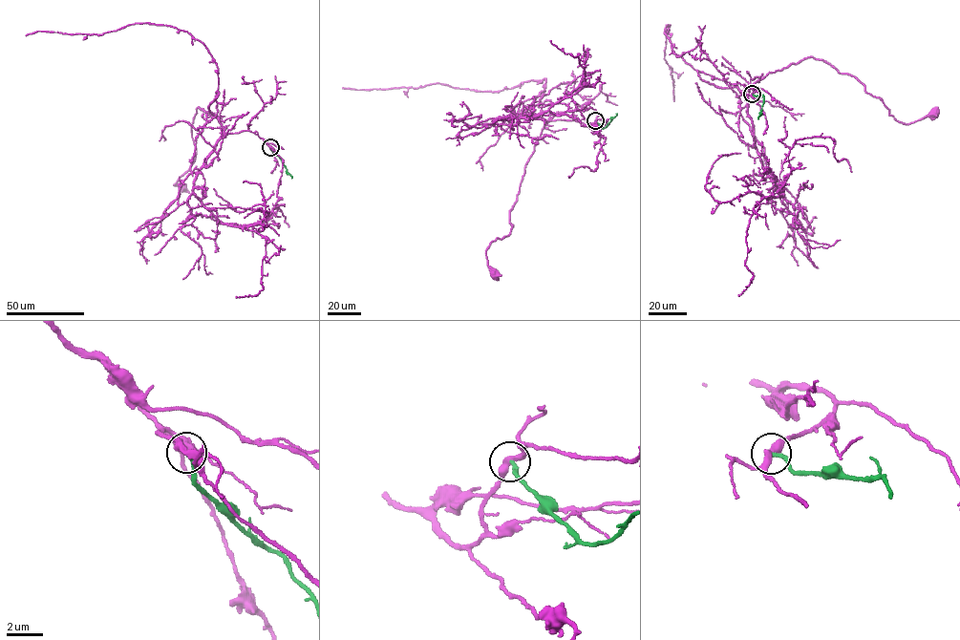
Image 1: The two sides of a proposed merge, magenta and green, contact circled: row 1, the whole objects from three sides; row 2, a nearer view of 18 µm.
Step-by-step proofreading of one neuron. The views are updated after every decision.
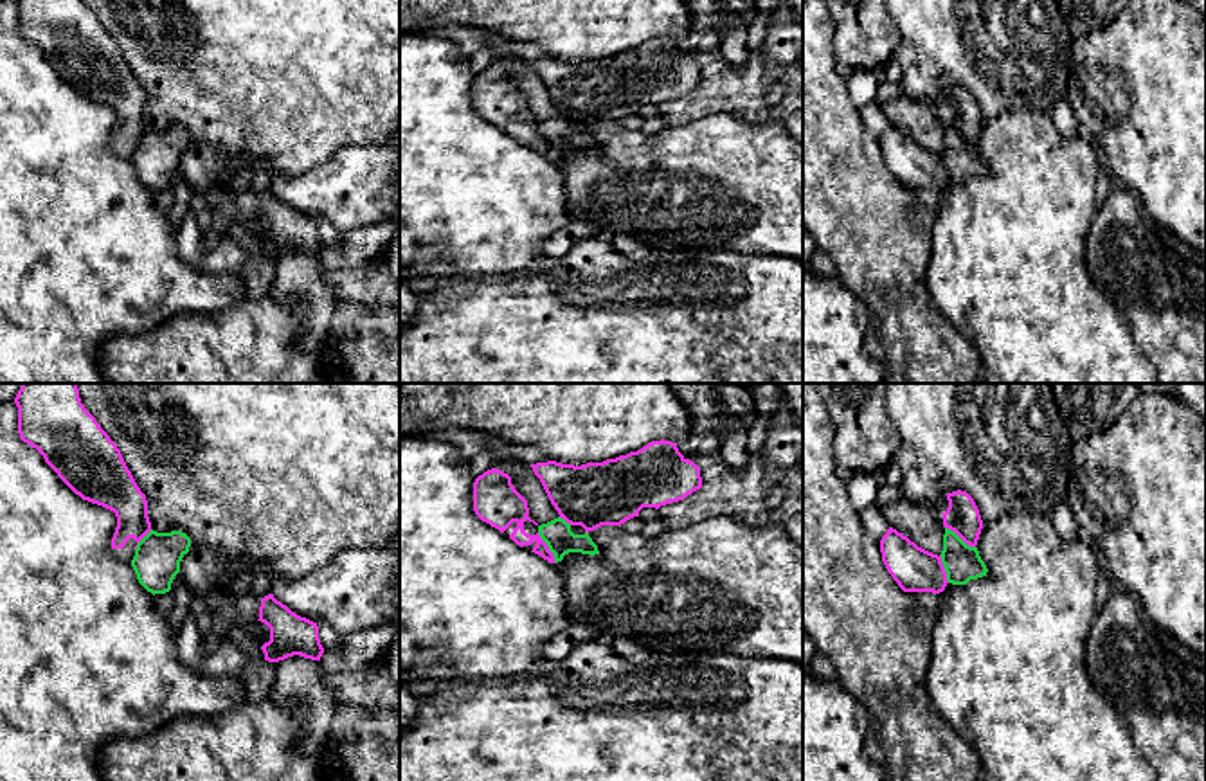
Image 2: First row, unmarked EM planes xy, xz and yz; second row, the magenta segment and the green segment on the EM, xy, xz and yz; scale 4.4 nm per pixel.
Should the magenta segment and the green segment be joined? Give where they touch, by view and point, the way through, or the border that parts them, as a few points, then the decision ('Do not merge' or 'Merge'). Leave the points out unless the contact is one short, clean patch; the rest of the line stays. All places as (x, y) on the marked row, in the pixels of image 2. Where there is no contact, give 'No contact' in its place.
Touches magenta at xz (548, 547). Boundary: xz (537, 533), (557, 562). Do not merge

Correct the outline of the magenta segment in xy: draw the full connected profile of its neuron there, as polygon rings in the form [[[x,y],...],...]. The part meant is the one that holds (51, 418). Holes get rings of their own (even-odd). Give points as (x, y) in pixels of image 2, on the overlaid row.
[[[22,383],[14,403],[20,439],[36,448],[76,495],[115,513],[112,554],[122,563],[131,563],[133,547],[151,531],[148,500],[117,444],[81,403],[77,383]]]

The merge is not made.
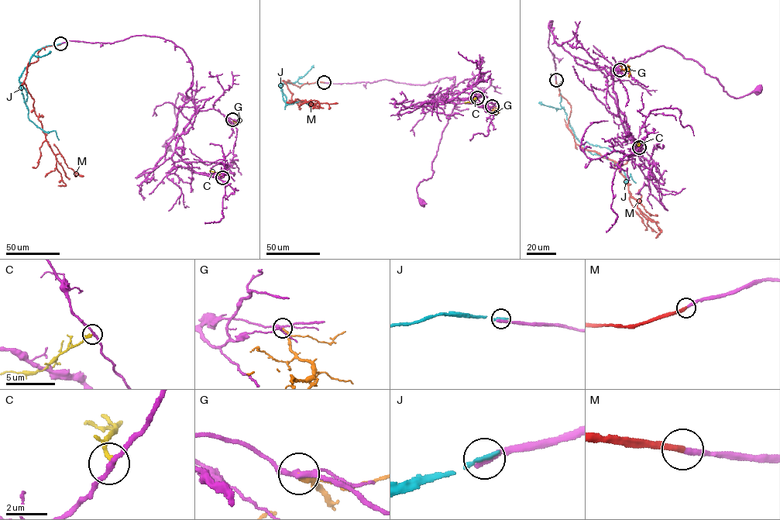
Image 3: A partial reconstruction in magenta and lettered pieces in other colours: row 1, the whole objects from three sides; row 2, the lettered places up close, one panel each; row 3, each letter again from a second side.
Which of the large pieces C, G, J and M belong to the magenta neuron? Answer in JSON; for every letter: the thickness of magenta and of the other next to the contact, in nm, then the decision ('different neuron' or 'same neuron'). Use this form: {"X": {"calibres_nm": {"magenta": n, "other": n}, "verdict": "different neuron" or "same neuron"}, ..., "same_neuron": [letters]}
{"C": {"calibres_nm": {"magenta": 200, "other": 200}, "verdict": "different neuron"}, "G": {"calibres_nm": {"magenta": 180, "other": 260}, "verdict": "different neuron"}, "J": {"calibres_nm": {"magenta": 340, "other": 240}, "verdict": "different neuron"}, "M": {"calibres_nm": {"magenta": 280, "other": 320}, "verdict": "same neuron"}, "same_neuron": ["M"]}

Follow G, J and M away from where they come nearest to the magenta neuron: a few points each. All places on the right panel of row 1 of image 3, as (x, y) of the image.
G: (620, 70), (627, 70), (629, 76)
J: (555, 79), (561, 106), (575, 136), (592, 154), (605, 156), (621, 168), (625, 181), (630, 173), (635, 183)
M: (556, 80), (561, 94), (571, 105), (568, 128), (575, 142), (617, 163), (637, 208), (661, 231), (656, 238)

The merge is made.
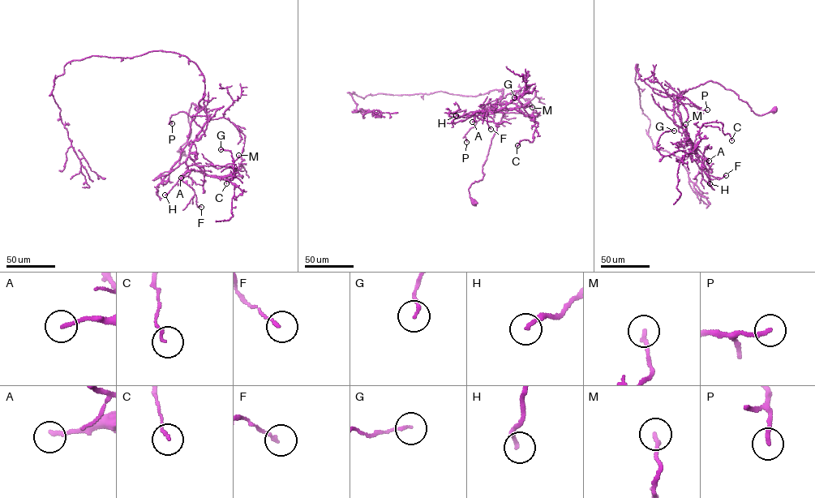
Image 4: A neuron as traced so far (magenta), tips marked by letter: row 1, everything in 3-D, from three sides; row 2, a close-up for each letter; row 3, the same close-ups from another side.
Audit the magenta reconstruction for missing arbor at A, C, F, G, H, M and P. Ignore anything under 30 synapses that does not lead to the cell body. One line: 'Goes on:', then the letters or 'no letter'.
Goes on: no letter

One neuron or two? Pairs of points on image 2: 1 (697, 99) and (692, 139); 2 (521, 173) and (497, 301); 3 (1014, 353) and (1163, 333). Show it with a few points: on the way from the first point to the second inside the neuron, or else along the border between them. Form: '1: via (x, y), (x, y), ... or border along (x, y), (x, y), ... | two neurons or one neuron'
1: border along (738, 117), (728, 112), (711, 112), (670, 126) | two neurons
2: border along (549, 261), (519, 274) | two neurons
3: border along (1111, 301), (1127, 319), (1133, 341), (1152, 364) | two neurons

